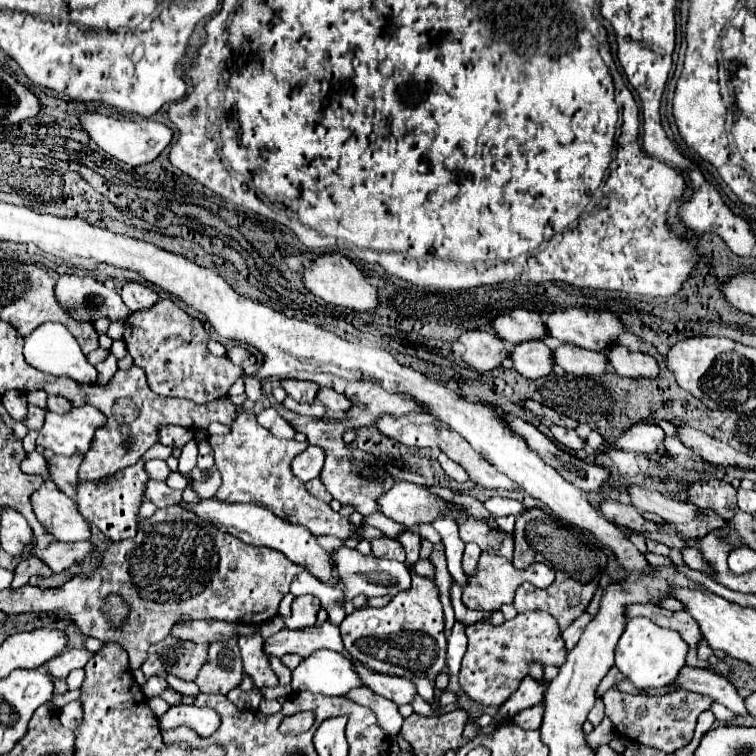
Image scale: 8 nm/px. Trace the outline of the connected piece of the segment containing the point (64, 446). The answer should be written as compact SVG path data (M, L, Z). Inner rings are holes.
M90 405L72 409L68 415L48 413L44 427L38 433L38 445L56 455L72 455L76 451L86 453L94 431L104 423L104 415Z

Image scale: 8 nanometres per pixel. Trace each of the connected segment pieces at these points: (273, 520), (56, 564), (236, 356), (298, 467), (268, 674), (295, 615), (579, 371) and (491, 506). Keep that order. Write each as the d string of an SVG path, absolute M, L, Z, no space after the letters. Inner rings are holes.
M202 499L194 507L186 505L186 509L198 513L206 521L212 521L218 529L222 529L224 533L230 533L230 535L242 539L244 543L264 545L264 547L270 547L270 549L276 549L276 551L284 553L290 561L304 565L320 581L336 585L336 575L332 571L330 553L324 551L316 543L316 537L306 527L288 523L282 517L274 515L272 511L268 511L266 507L260 507L260 505L254 505L254 503L222 503L222 501L216 501L216 499Z
M84 541L84 543L50 543L46 549L36 549L36 545L32 547L32 553L36 557L40 557L42 561L48 563L48 567L54 573L60 573L76 563L82 563L86 557L90 557L94 549L92 541Z
M240 345L228 349L226 355L228 355L234 363L240 363L244 369L250 369L250 367L256 365L256 357L254 357L248 349L244 349L244 347L240 347Z
M308 445L300 455L292 459L292 473L302 479L303 483L320 476L325 460L325 452L322 447Z
M260 633L252 637L240 637L238 645L244 659L244 671L252 677L254 687L278 687L278 679L264 657Z
M314 595L296 597L292 603L292 613L282 617L286 629L304 629L316 623L316 613L320 609L320 601Z
M562 345L554 351L556 365L560 365L566 373L572 375L592 375L592 377L604 377L610 371L610 361L602 353L586 351L578 345Z
M490 497L484 507L488 509L488 513L492 513L494 517L504 517L504 515L514 515L520 517L526 509L520 501L516 499L506 499L506 497Z

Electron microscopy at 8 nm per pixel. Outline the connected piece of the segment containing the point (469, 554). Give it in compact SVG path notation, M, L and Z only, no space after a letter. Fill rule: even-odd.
M467 543L462 557L462 568L466 576L474 575L481 549L475 543Z

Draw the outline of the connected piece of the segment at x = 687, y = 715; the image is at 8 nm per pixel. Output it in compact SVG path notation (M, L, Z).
M614 687L602 695L602 701L606 705L606 717L612 719L620 735L626 735L630 741L654 747L664 753L674 753L676 749L682 749L692 741L698 715L710 709L712 703L710 697L686 689L678 689L662 697L642 697L642 695L618 693L618 689Z

